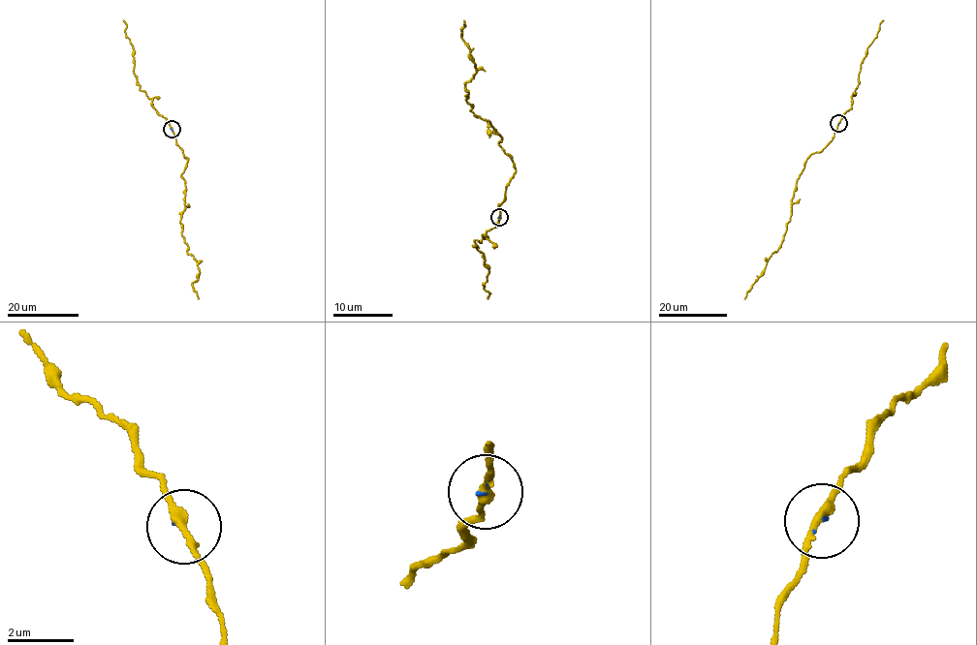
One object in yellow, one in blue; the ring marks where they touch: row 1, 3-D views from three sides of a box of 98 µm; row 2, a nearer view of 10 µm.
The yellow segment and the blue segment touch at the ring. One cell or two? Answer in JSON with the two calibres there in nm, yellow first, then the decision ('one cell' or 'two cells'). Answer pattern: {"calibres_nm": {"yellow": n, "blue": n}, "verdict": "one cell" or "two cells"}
{"calibres_nm": {"yellow": 240, "blue": 60}, "verdict": "one cell"}

